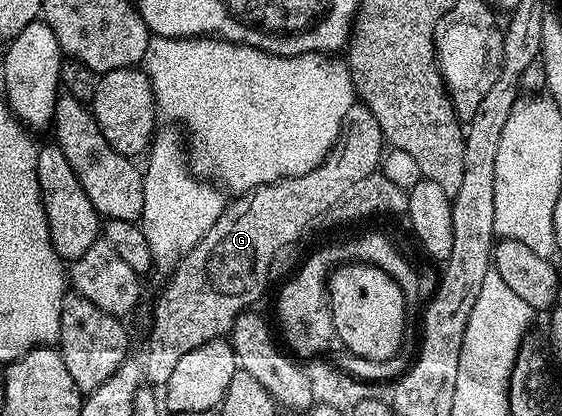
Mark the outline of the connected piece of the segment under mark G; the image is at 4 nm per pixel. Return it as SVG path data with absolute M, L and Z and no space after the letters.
M355 105L348 109L348 113L342 122L342 128L338 134L338 140L334 142L334 148L326 154L326 160L316 169L312 169L303 175L297 175L291 179L279 179L276 183L266 183L263 187L253 187L251 191L239 194L235 203L231 202L226 210L222 212L222 216L216 221L216 225L212 225L212 229L208 229L208 233L204 233L204 237L187 255L182 258L178 266L169 272L166 288L162 291L162 296L154 303L154 324L150 327L150 336L146 339L146 356L141 356L140 362L142 368L146 371L147 380L154 385L165 385L168 377L172 377L172 368L176 366L176 361L180 361L180 357L184 357L186 353L192 353L192 349L196 349L200 345L204 345L213 339L221 339L234 326L235 319L242 314L243 311L253 308L254 302L261 297L266 291L266 282L270 279L270 270L274 267L274 258L281 253L285 247L290 247L302 234L306 231L306 226L310 222L317 220L332 205L336 205L340 200L345 199L358 184L367 179L368 176L375 174L379 170L380 164L384 159L384 140L382 138L382 130L376 121L376 117L364 105Z

